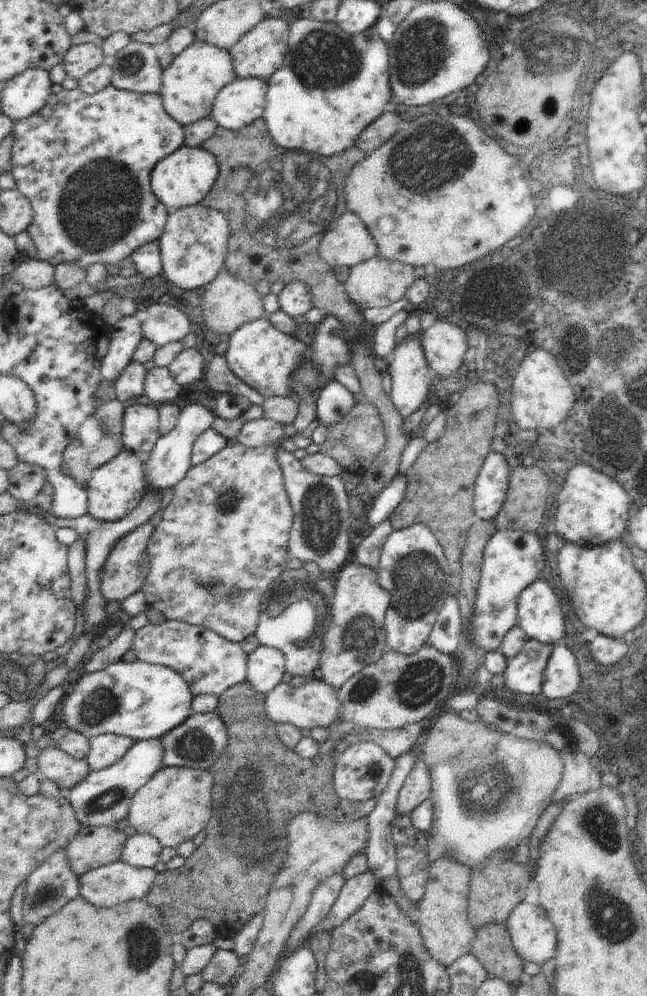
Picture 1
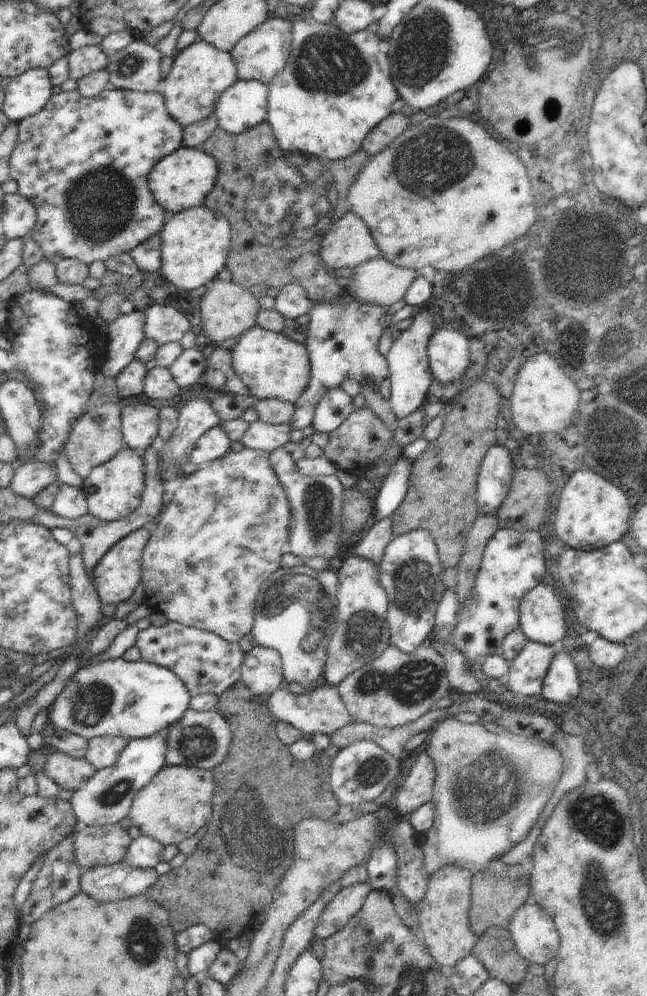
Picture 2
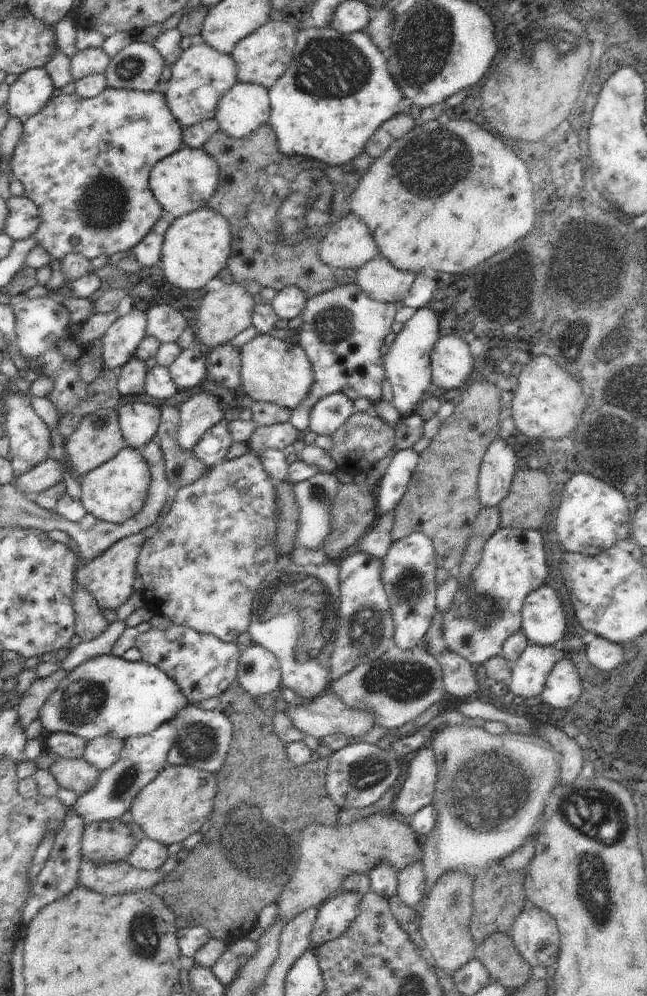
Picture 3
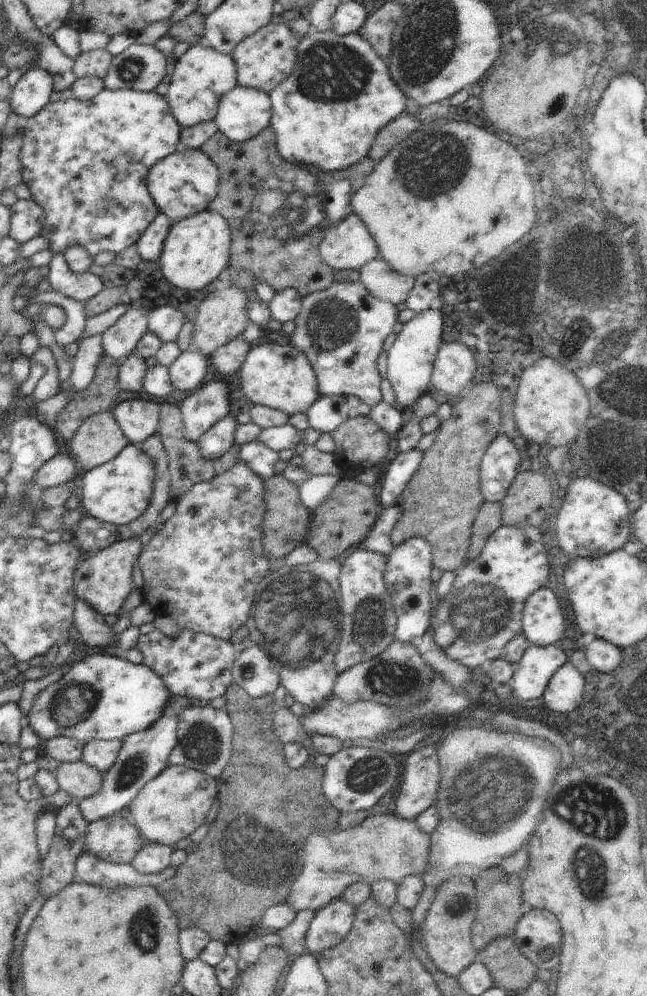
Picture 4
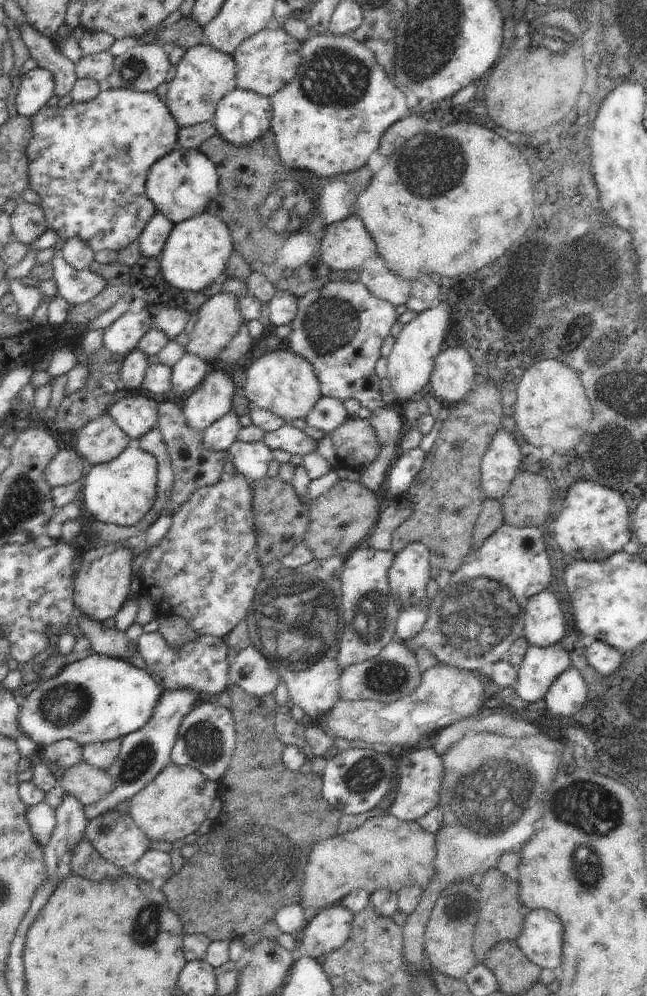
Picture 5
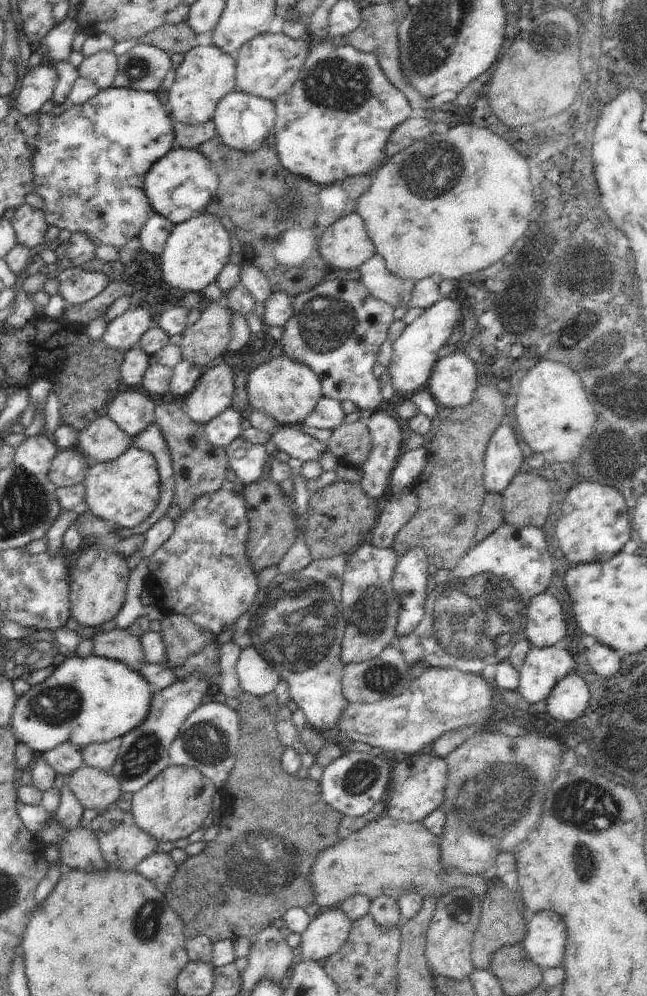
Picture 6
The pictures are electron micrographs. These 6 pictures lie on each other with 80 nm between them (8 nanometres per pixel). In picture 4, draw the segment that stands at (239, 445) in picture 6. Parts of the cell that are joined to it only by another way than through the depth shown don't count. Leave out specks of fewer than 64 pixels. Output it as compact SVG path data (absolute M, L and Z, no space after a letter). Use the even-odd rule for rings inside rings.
M258 440L244 444L244 446L240 445L238 462L248 464L248 468L262 479L276 476L275 464L279 460L280 457L277 451L271 450Z

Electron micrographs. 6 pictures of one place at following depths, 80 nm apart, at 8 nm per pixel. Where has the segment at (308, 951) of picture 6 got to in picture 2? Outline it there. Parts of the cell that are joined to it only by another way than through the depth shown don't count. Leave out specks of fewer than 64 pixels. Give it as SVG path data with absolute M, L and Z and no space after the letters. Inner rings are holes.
M369 881L340 889L318 919L314 929L315 940L328 939L342 930L358 914L370 891Z

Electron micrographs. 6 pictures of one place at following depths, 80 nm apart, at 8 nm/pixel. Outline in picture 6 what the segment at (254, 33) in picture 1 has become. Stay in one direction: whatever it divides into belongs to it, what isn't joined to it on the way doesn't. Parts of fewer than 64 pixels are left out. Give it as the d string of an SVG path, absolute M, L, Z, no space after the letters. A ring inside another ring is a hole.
M264 33L255 36L240 48L236 57L235 90L269 101L276 101L286 94L298 78L308 58L310 41L307 38L292 39L284 33Z

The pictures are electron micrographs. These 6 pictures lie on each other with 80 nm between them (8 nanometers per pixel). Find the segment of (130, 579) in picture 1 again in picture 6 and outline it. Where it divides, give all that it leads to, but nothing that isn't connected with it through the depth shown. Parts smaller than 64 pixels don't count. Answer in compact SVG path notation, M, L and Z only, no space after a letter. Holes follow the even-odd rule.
M89 550L79 553L74 566L68 568L70 616L87 627L100 627L116 618L125 601L130 573L126 559L115 552Z

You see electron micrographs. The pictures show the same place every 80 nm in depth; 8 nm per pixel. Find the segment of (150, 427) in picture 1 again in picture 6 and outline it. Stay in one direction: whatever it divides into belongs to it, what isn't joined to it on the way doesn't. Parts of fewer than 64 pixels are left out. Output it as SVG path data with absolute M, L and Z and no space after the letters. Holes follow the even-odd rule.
M126 390L106 406L104 414L133 437L142 432L150 423L154 423L157 405L136 390Z

